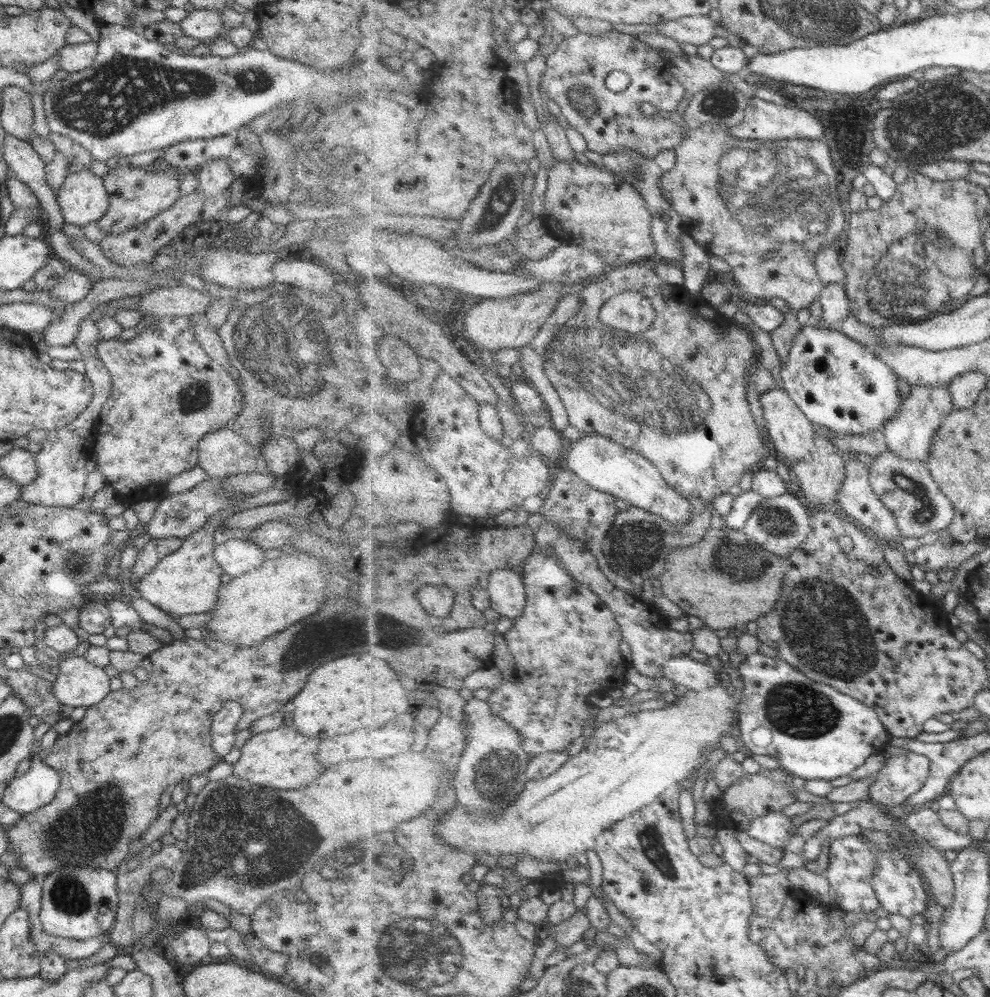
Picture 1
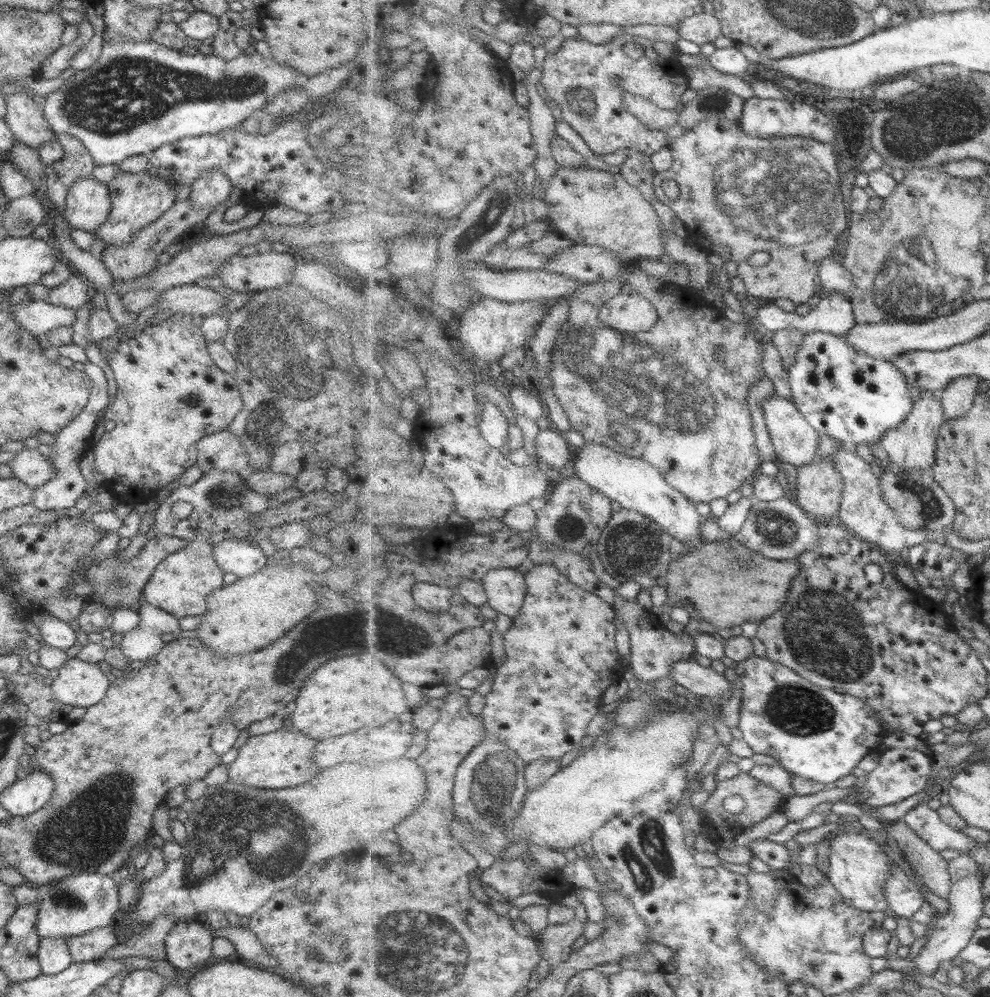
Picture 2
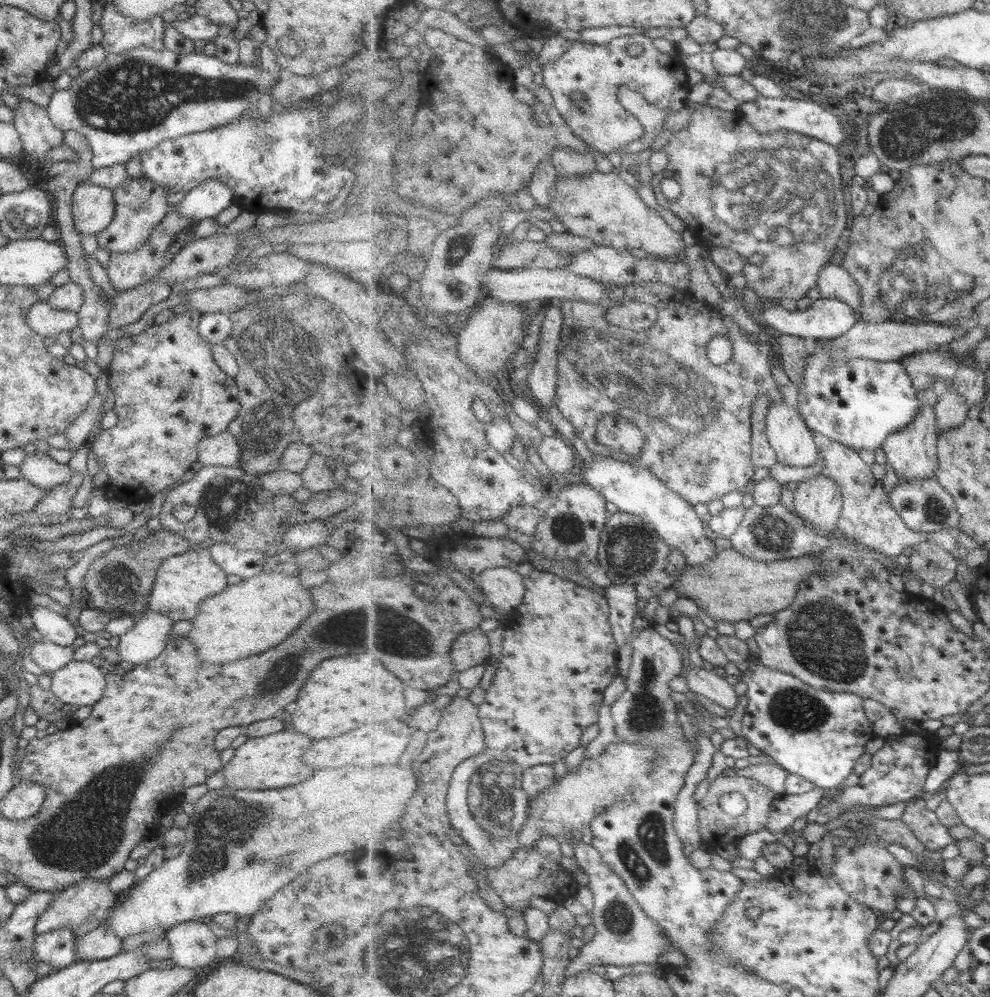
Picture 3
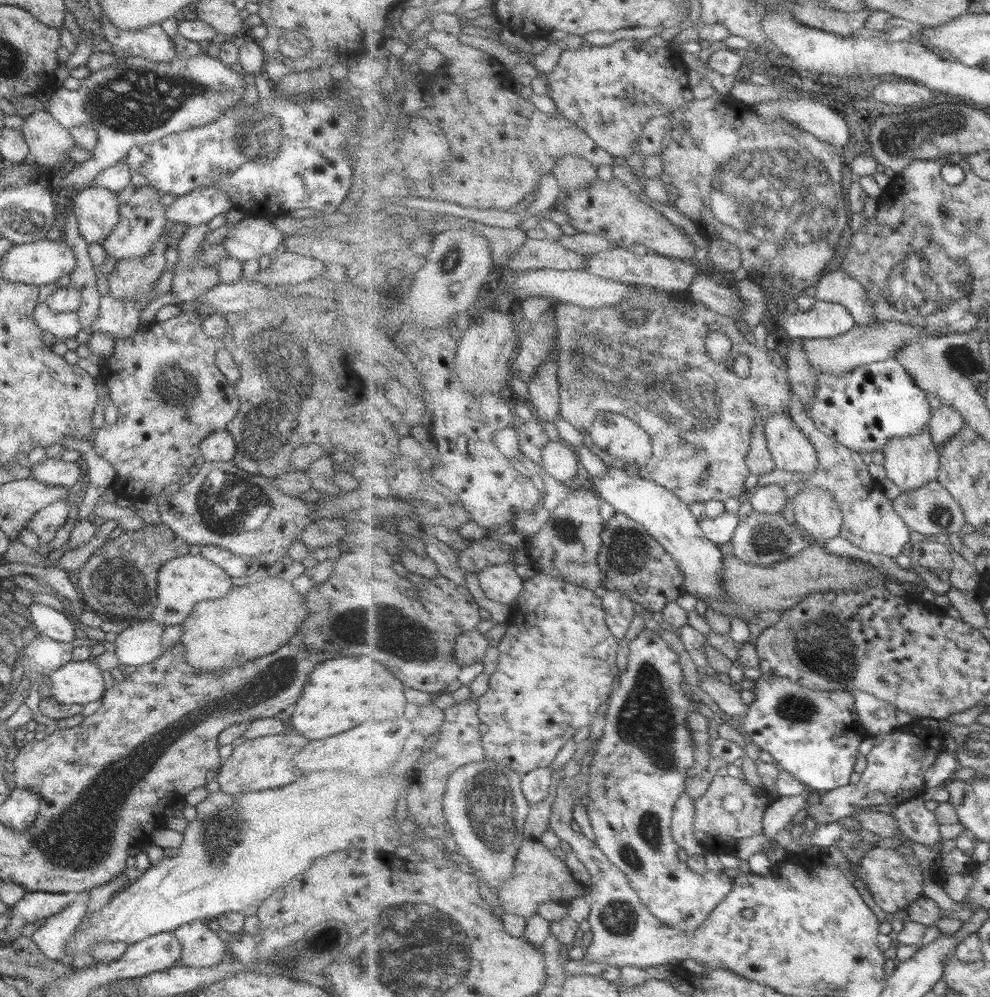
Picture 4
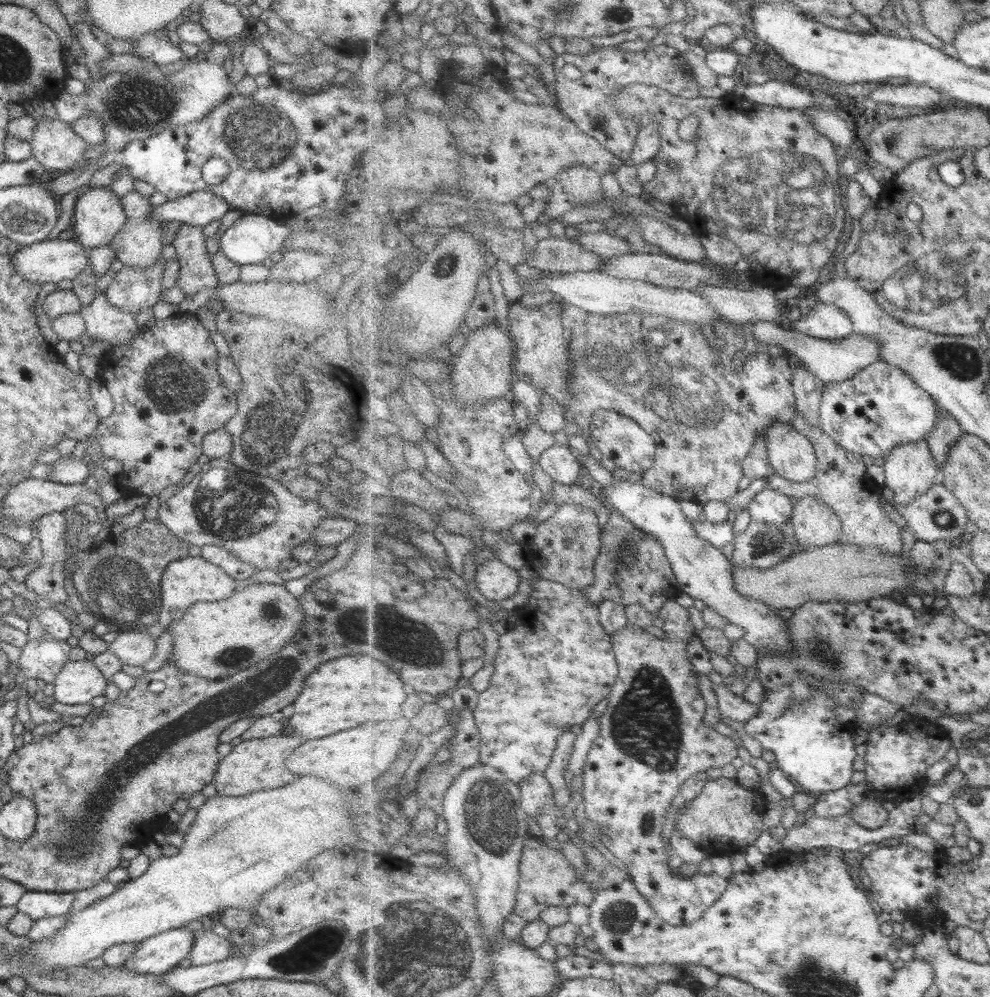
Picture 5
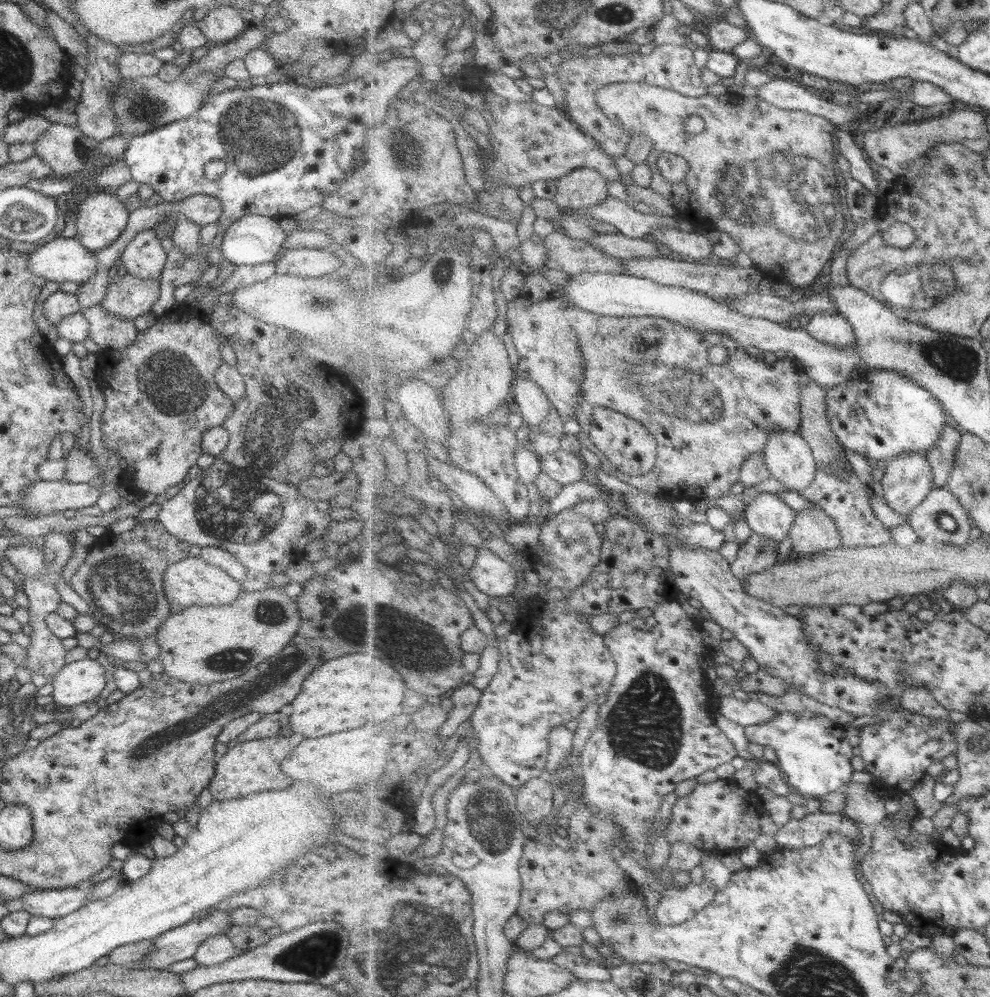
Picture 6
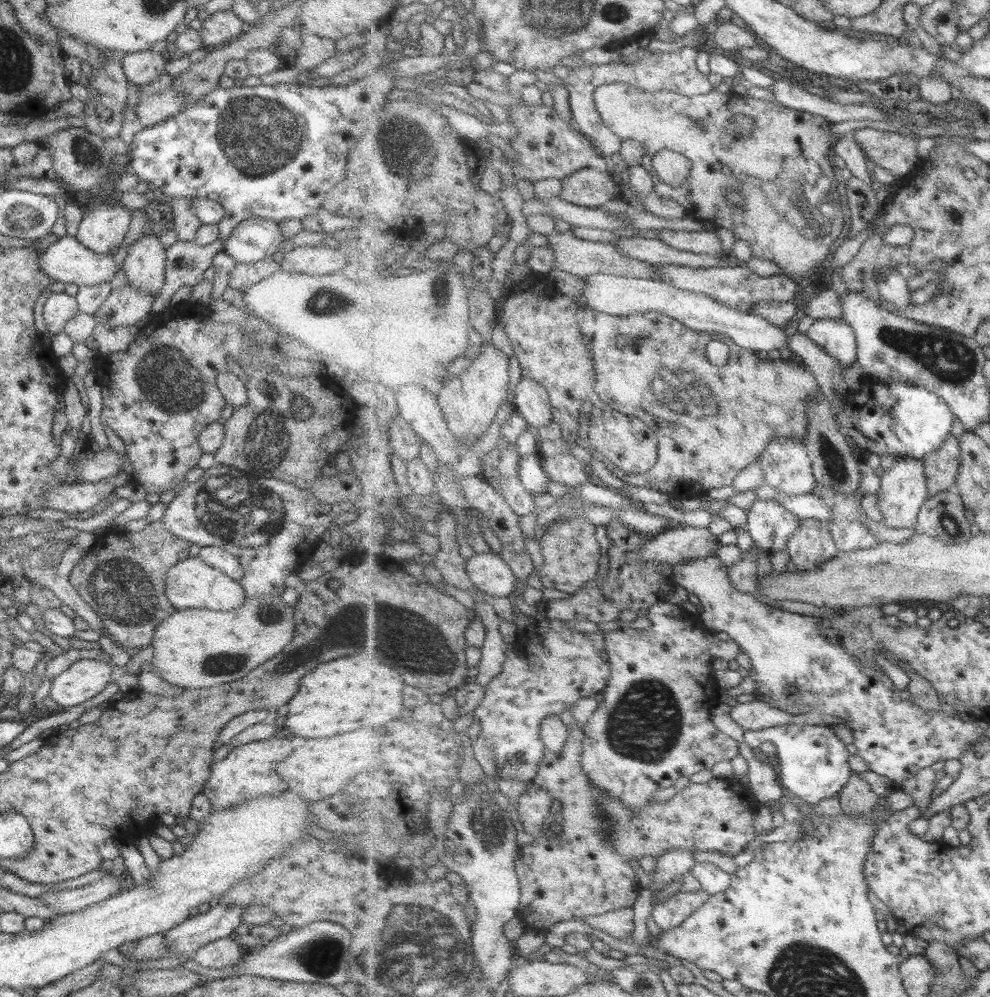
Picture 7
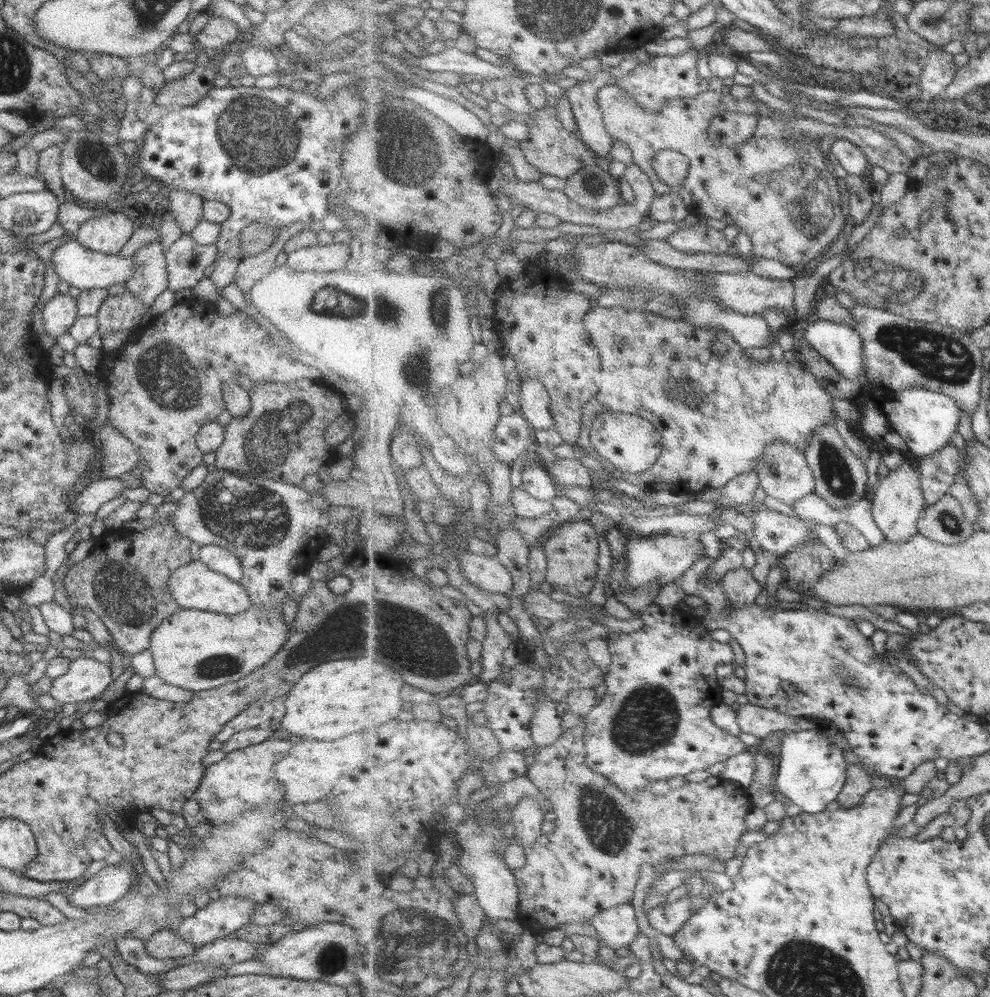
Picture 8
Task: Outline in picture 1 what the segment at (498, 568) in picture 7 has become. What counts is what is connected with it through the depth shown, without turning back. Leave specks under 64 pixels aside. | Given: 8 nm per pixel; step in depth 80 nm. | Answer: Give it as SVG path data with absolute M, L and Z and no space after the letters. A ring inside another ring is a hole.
M496 569L491 573L490 582L488 590L493 600L492 608L500 615L519 619L529 601L523 575L512 569Z

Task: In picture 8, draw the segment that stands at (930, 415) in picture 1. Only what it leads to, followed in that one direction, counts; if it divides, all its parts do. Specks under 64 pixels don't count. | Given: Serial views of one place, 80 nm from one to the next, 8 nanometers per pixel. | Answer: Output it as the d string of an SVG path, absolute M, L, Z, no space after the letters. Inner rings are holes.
M909 461L880 480L875 493L873 511L876 522L885 530L887 541L894 544L908 542L921 532L919 522L927 508L927 498L922 484L922 473L918 472Z

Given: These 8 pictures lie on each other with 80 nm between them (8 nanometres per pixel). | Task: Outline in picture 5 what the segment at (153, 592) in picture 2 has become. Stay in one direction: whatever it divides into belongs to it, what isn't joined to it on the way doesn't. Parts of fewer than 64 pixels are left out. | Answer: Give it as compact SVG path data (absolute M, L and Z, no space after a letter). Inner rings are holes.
M188 556L170 562L161 576L162 606L158 620L148 625L146 632L156 641L167 628L179 618L195 602L218 602L228 598L238 588L233 578L230 578L219 566L198 556Z

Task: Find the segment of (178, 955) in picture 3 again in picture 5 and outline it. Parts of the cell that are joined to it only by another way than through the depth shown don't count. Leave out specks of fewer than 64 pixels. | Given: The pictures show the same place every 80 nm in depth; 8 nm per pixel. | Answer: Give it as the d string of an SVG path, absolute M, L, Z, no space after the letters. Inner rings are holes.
M192 921L185 928L193 934L194 946L188 957L194 966L220 962L235 954L232 945L207 927L206 921Z

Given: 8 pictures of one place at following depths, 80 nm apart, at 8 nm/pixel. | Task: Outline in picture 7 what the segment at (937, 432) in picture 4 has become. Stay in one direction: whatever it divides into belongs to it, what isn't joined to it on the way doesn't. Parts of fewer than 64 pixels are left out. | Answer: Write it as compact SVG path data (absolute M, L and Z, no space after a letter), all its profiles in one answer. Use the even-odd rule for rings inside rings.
M951 434L940 450L930 453L923 460L929 474L932 497L941 492L959 493L958 475L962 468L961 441Z

